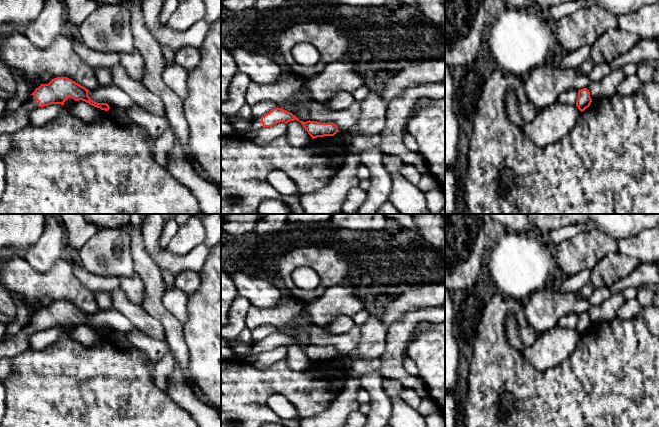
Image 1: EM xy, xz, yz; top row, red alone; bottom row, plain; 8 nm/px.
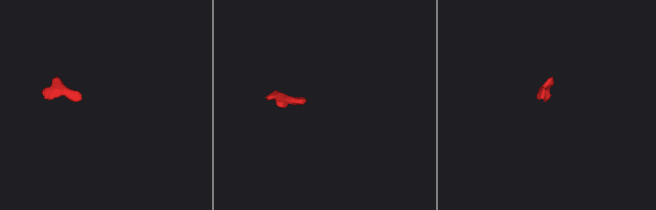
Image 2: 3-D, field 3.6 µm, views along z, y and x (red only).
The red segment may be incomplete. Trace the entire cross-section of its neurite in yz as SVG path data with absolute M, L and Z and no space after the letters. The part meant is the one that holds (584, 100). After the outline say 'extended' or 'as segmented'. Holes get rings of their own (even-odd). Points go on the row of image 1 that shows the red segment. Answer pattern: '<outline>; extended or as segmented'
M583 88L579 91L576 89L569 89L559 95L558 102L562 104L576 105L582 112L590 106L592 99L587 88Z; extended

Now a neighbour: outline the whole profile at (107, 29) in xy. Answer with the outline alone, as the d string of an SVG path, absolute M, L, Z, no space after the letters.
M99 4L76 28L76 36L96 51L121 54L135 50L130 12L125 4Z

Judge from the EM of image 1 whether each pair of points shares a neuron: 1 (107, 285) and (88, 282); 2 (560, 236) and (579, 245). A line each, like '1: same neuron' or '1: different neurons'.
1: same neuron
2: different neurons

